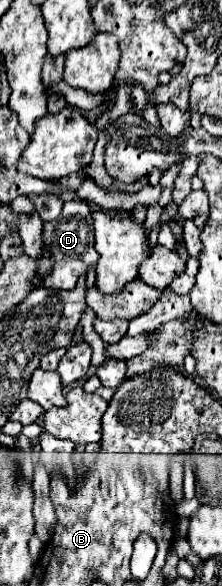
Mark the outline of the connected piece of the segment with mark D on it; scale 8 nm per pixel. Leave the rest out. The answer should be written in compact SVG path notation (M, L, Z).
M65 201L63 211L57 219L43 223L43 241L47 251L53 257L53 269L43 279L43 285L49 289L73 289L77 279L89 271L89 263L97 261L97 251L93 249L93 243L89 247L89 241L93 241L93 225L91 225L91 211L87 205L79 201Z

